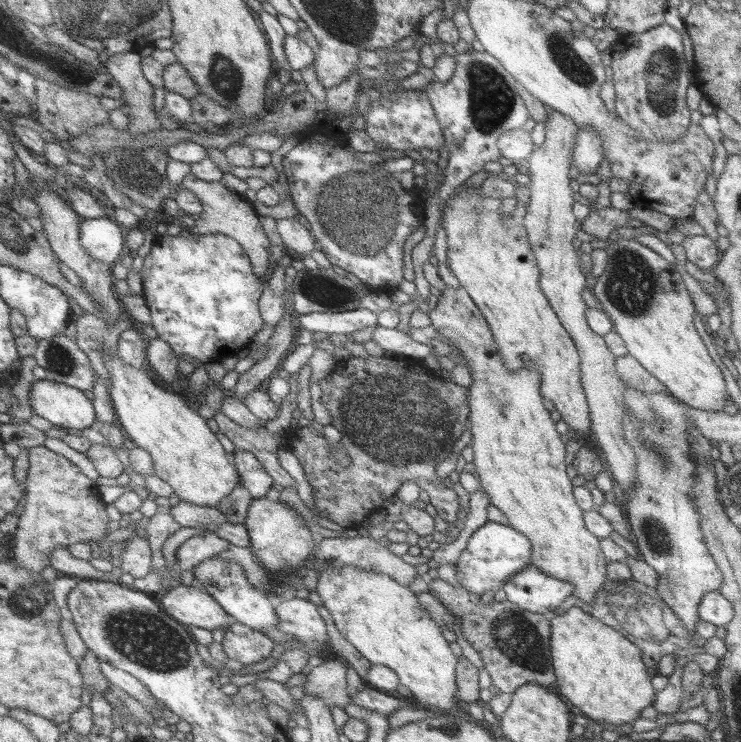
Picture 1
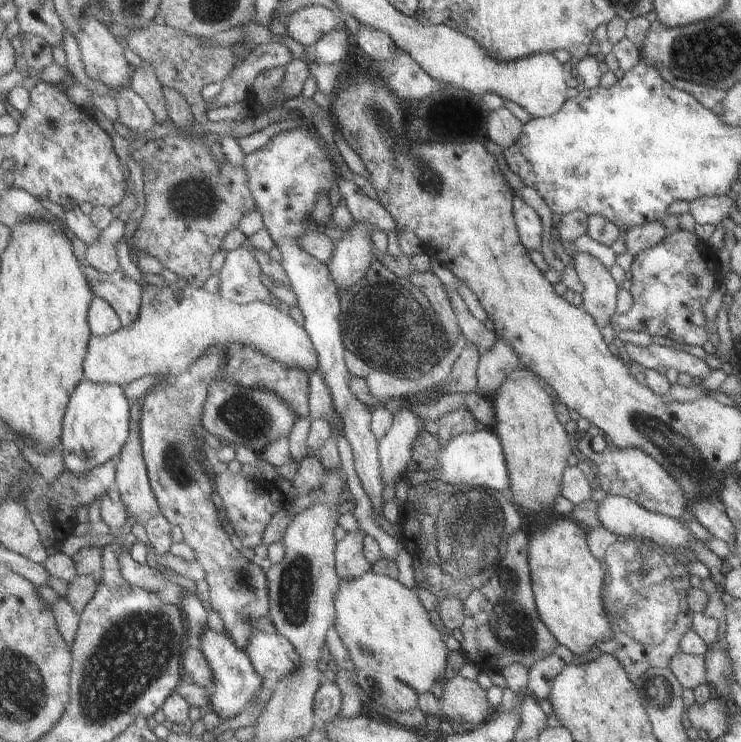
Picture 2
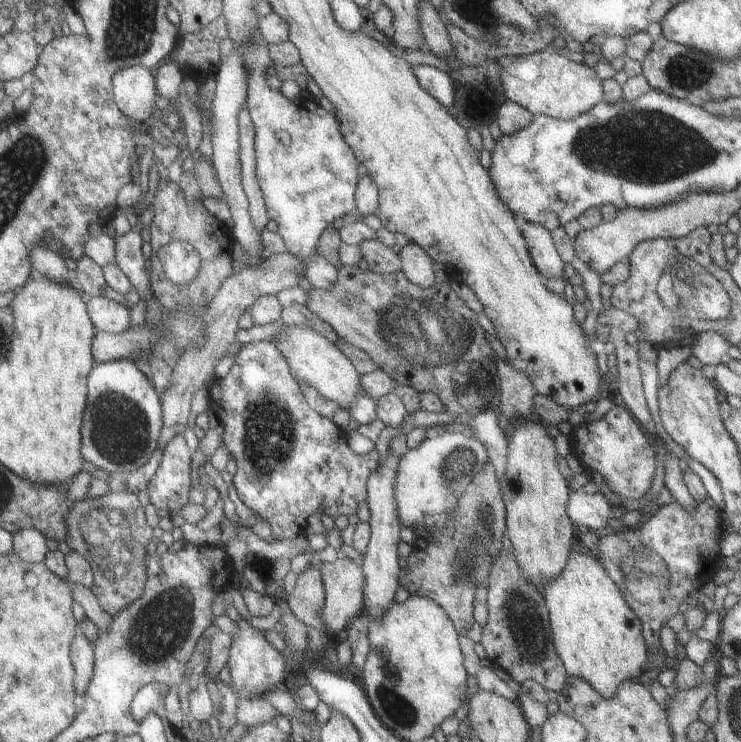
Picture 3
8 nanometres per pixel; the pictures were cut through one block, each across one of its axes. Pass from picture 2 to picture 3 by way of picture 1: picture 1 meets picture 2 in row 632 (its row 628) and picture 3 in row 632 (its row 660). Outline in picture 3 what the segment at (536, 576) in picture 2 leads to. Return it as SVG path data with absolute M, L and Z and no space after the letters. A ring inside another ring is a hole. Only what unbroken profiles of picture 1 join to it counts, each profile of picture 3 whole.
M569 551L559 576L544 584L541 593L554 649L568 677L584 680L603 698L613 696L623 681L636 682L648 654L640 622L595 556Z

